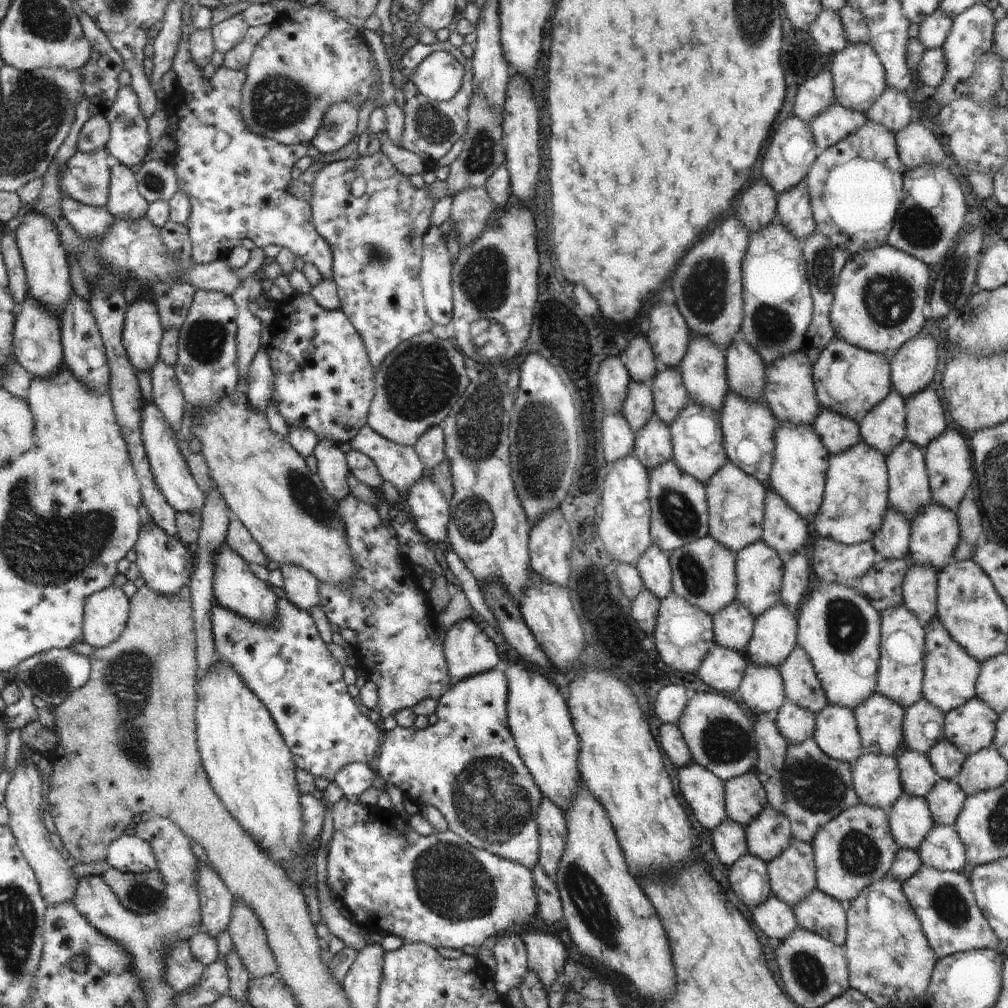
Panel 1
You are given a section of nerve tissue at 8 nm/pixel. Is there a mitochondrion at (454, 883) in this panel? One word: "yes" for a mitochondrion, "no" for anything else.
yes

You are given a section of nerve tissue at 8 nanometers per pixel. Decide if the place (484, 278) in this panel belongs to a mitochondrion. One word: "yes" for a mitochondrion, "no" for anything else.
yes

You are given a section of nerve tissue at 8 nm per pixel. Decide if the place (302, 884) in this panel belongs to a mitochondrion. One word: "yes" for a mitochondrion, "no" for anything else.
no

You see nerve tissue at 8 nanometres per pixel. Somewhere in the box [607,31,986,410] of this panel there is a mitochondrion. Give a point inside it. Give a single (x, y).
(888, 298)

